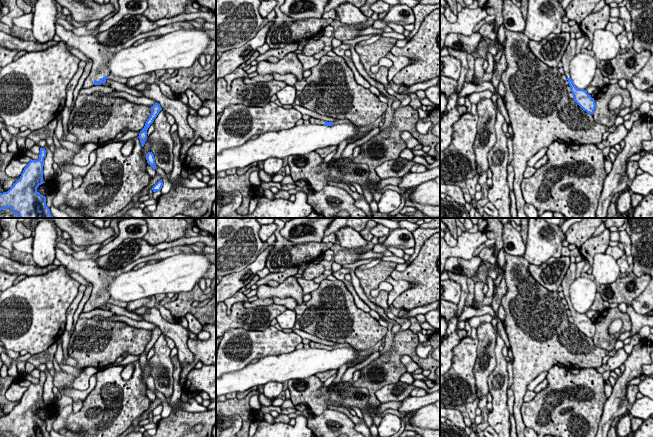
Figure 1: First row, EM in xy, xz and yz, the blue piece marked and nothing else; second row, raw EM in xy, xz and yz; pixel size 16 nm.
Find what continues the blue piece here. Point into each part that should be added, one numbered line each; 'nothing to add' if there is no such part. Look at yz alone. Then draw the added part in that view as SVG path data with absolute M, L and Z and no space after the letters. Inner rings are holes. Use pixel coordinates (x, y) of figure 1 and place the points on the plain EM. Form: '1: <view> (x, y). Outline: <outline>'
1: yz (570, 276). Outline: M570 263L570 266L562 280L561 286L563 288L564 297L567 302L571 302L569 288L572 282L576 279L576 263Z

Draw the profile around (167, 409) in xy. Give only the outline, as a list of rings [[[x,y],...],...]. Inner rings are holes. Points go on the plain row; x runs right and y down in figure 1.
[[[156,390],[155,395],[162,400],[163,410],[160,414],[161,418],[167,418],[172,413],[172,407],[170,406],[169,402],[166,400],[166,397]]]

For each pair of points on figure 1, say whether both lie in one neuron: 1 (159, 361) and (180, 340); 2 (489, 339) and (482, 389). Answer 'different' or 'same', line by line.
1: different
2: same

